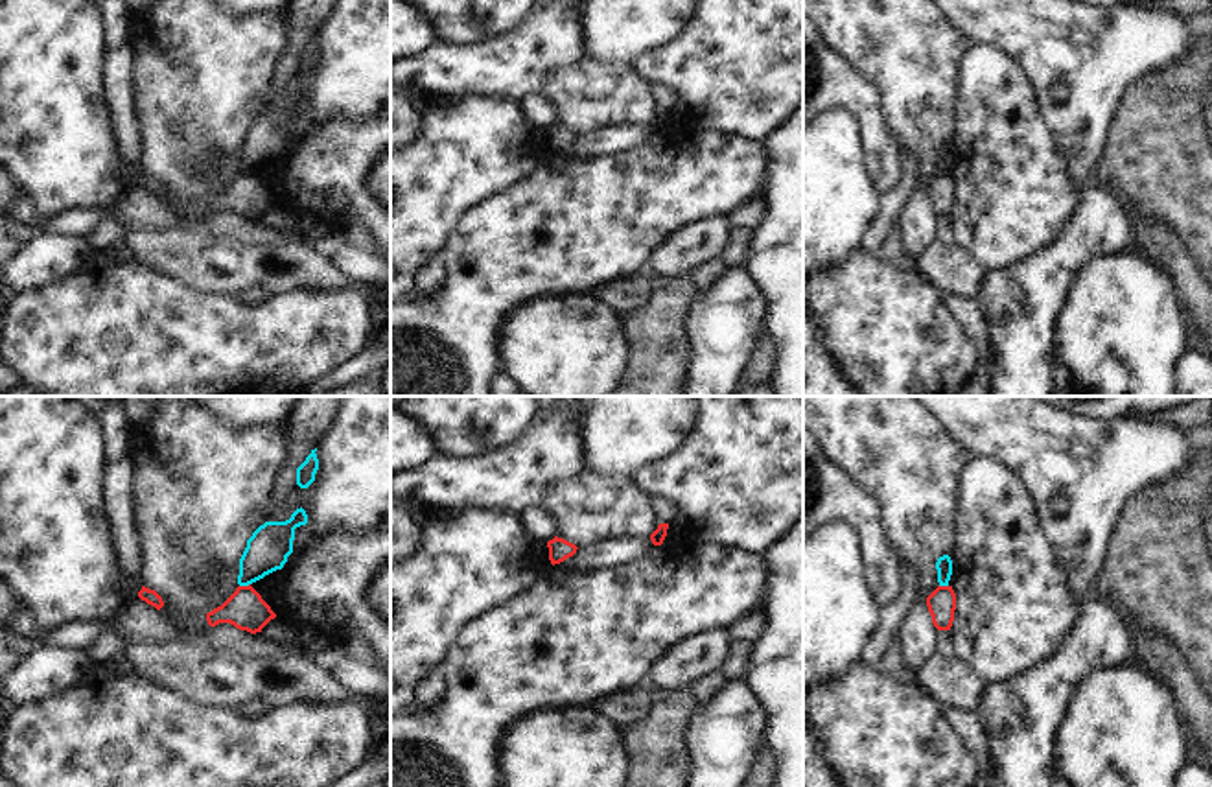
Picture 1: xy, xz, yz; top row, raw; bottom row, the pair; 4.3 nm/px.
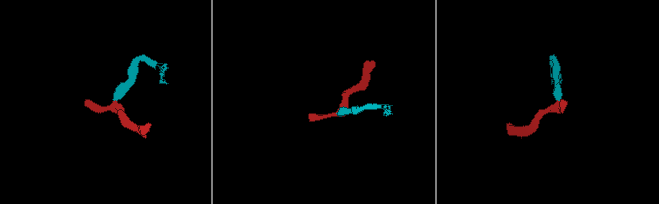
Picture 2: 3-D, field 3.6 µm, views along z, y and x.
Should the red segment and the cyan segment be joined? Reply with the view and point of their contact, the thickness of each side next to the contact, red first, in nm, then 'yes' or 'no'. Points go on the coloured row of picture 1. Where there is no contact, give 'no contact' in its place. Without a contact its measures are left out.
contact xy (244, 587); calibres 170 and 190 nm; no

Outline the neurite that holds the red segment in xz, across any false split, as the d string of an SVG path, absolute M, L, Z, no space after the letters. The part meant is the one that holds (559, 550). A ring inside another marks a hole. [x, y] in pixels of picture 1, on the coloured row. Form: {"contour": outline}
{"contour": "M558 536L549 540L547 547L549 547L549 560L551 560L553 566L564 562L569 557L573 557L578 549L575 544L567 542L564 538L558 538Z"}

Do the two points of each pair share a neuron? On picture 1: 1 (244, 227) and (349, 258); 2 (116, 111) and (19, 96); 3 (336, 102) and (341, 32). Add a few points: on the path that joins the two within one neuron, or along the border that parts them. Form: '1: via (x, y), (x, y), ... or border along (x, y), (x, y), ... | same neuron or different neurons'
1: border along (343, 244), (330, 258) | different neurons
2: border along (98, 67), (104, 109), (116, 152) | different neurons
3: via (339, 85), (341, 48) | same neuron

